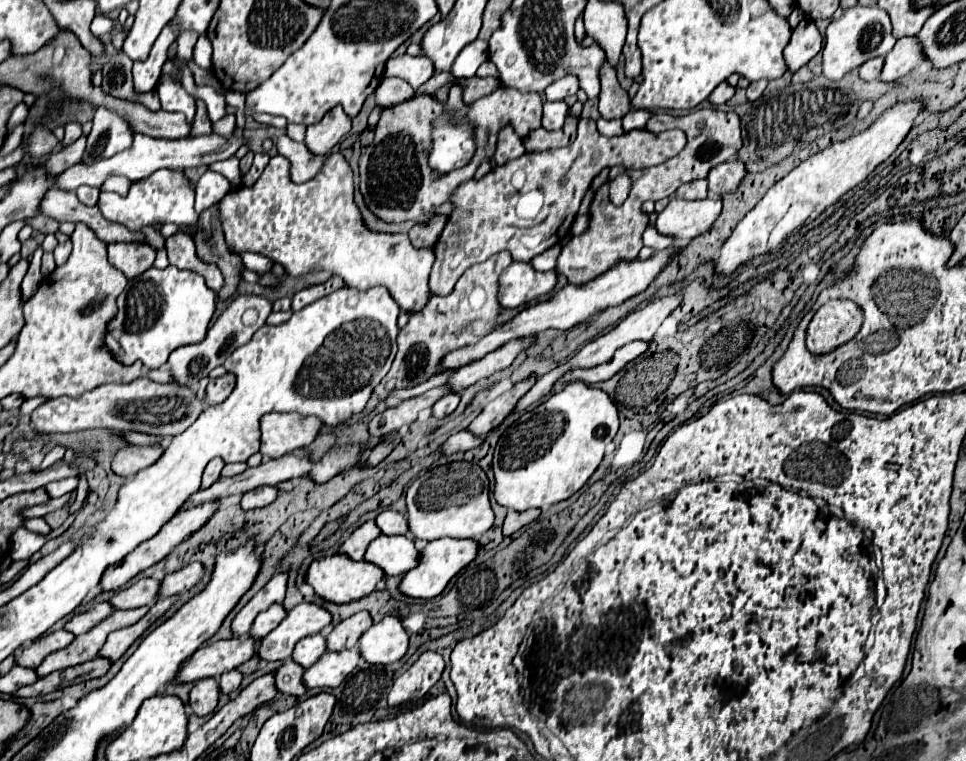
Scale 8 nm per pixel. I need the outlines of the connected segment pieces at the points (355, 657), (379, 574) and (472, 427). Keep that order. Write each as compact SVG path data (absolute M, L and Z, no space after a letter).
M347 649L341 653L325 651L317 663L313 663L309 669L305 669L301 681L307 689L331 689L337 687L359 663L359 651Z
M331 555L315 559L305 575L305 583L309 583L319 597L333 603L349 603L357 601L375 591L375 585L383 579L383 571L367 561L353 561L347 555Z
M535 377L527 379L527 381L521 381L521 383L515 383L507 393L503 393L501 397L489 401L483 411L467 425L467 431L475 433L477 437L493 431L495 427L499 427L503 423L503 419L515 409L517 401L529 391L529 387L535 383Z

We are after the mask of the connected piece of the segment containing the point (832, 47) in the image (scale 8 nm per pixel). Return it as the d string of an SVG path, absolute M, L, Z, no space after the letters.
M855 5L851 9L845 9L839 19L833 19L827 27L825 33L825 43L823 43L823 75L831 81L839 81L843 75L847 75L851 69L857 69L861 63L887 55L895 47L895 37L893 37L893 27L891 19L885 11L881 11L877 5L871 7L861 7Z

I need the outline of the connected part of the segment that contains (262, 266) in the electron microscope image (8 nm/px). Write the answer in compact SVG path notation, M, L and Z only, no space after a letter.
M231 251L231 253L239 255L245 263L245 267L258 274L270 272L273 267L273 262L263 255L250 252L239 253L239 251Z

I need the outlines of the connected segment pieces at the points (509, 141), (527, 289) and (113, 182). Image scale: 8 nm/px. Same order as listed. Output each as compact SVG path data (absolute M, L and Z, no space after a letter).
M509 125L501 127L499 137L497 137L495 155L491 157L491 163L493 165L501 165L501 163L507 163L511 159L521 157L523 153L525 153L525 147L521 143L521 137L513 131L513 127L509 127Z
M511 263L499 279L499 303L503 309L527 305L553 291L557 277L533 271L531 263Z
M112 175L105 180L105 183L103 183L101 187L101 190L117 192L122 196L126 196L131 183L132 182L124 176Z

